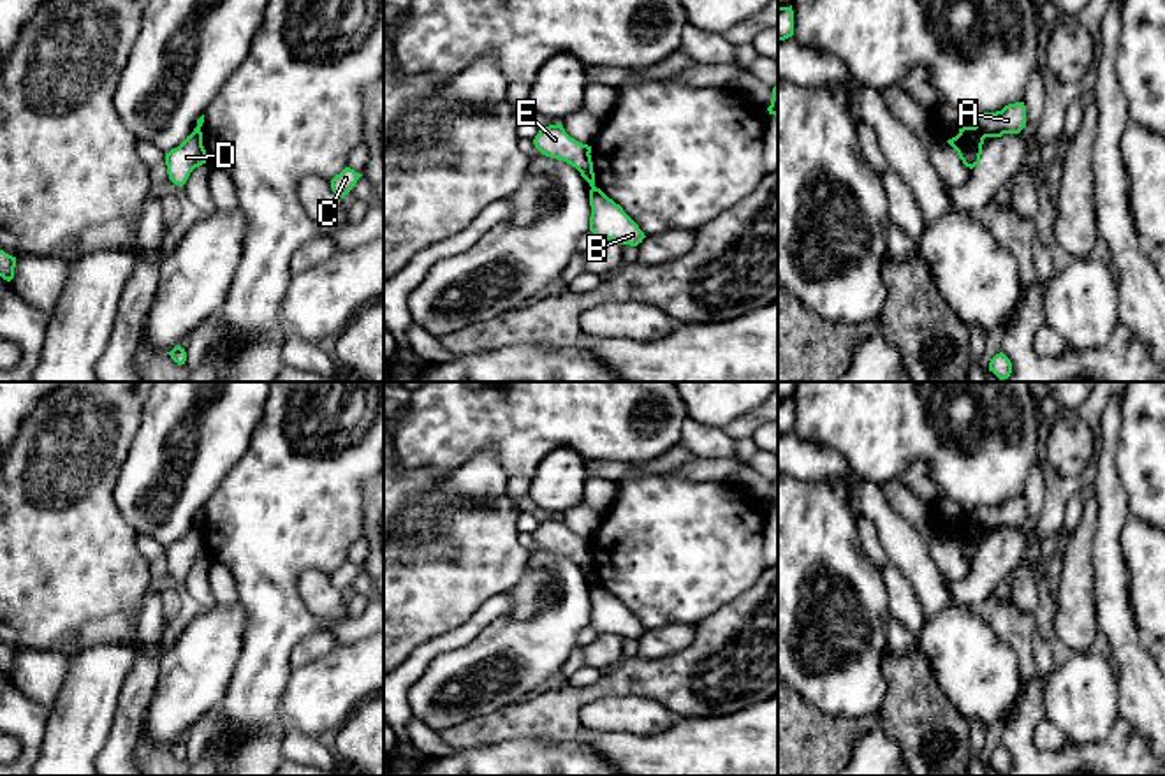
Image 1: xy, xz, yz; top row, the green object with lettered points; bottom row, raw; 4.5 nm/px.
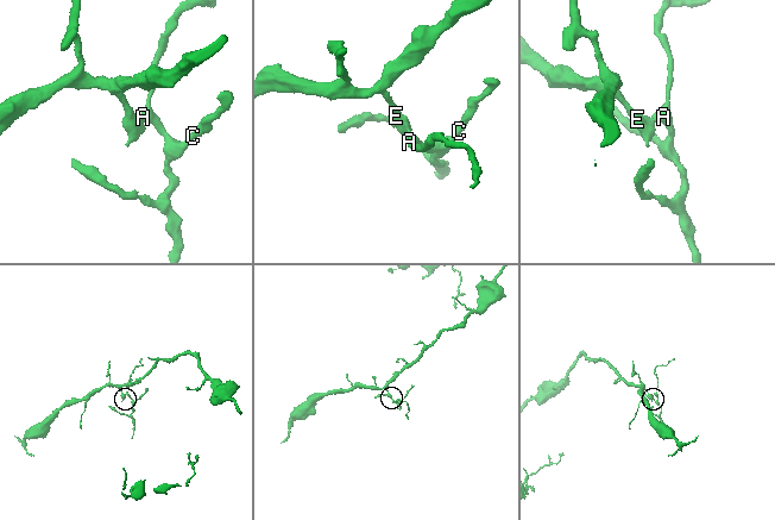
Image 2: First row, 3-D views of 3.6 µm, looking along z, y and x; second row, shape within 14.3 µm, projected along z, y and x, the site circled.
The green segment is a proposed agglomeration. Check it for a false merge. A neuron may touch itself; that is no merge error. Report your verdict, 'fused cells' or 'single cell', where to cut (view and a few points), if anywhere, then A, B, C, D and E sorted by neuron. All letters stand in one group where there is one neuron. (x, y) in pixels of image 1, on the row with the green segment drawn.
fused cells; cut in yz along (975, 125), (984, 138); A B C / D E

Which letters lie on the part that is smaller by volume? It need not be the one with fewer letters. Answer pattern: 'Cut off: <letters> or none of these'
Cut off: A, B, C

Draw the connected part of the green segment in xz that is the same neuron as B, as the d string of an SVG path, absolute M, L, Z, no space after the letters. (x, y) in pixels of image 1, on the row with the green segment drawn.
M597 187L590 190L590 206L590 231L597 239L614 239L621 245L637 246L646 238L623 208Z

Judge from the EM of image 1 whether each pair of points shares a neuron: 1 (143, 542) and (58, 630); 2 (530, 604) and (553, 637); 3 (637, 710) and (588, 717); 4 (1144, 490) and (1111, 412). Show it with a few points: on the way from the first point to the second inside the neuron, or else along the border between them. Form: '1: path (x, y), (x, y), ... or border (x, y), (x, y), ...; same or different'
1: border (136, 534), (134, 546), (148, 562); different
2: path (539, 613), (544, 618), (544, 629); same
3: path (625, 715), (600, 715); same
4: border (1121, 400), (1114, 472); different

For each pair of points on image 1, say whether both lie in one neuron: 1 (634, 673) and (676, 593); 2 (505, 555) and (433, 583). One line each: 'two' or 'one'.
1: two
2: one

